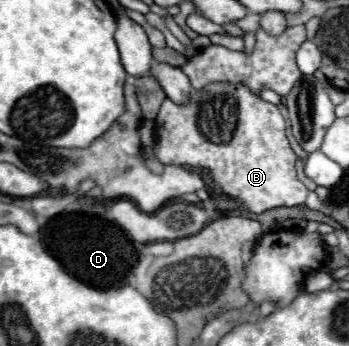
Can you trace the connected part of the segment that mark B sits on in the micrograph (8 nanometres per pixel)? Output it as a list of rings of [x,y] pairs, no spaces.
[[[209,84],[201,90],[193,90],[191,100],[183,106],[173,104],[169,98],[161,104],[155,118],[157,124],[157,158],[163,164],[175,164],[181,168],[201,170],[231,198],[243,204],[245,212],[265,212],[277,206],[301,206],[307,200],[309,190],[297,178],[297,156],[285,136],[285,120],[275,104],[269,104],[249,92],[243,84]]]

